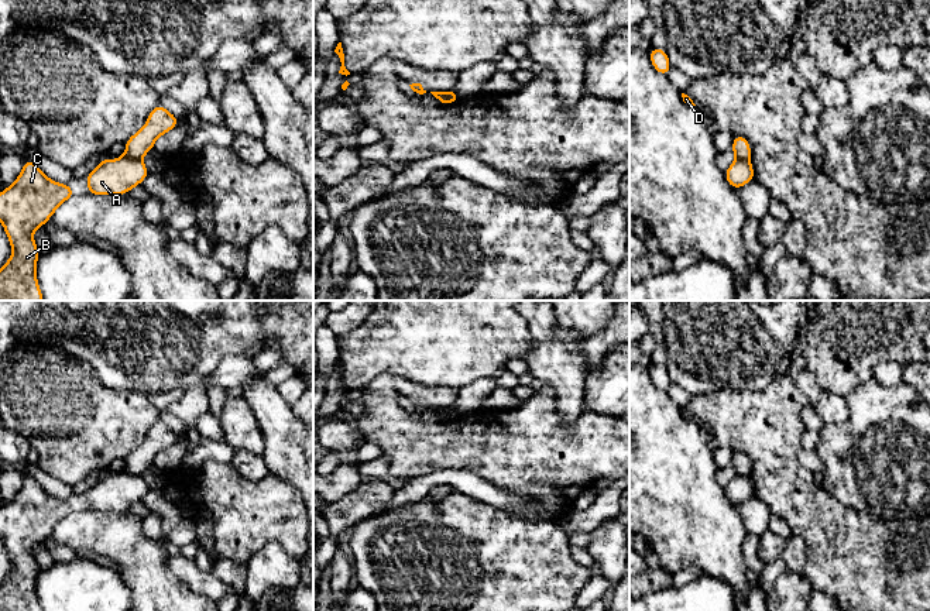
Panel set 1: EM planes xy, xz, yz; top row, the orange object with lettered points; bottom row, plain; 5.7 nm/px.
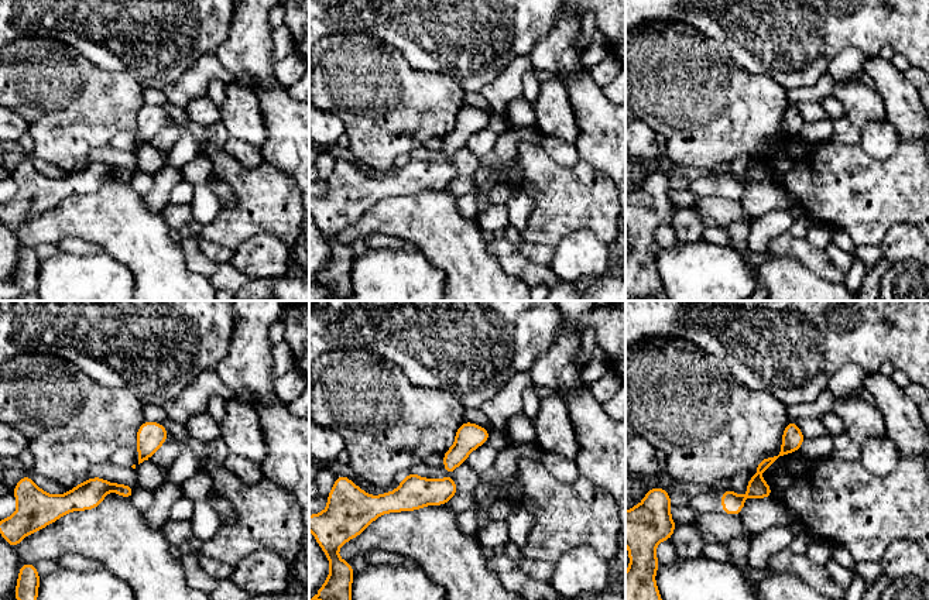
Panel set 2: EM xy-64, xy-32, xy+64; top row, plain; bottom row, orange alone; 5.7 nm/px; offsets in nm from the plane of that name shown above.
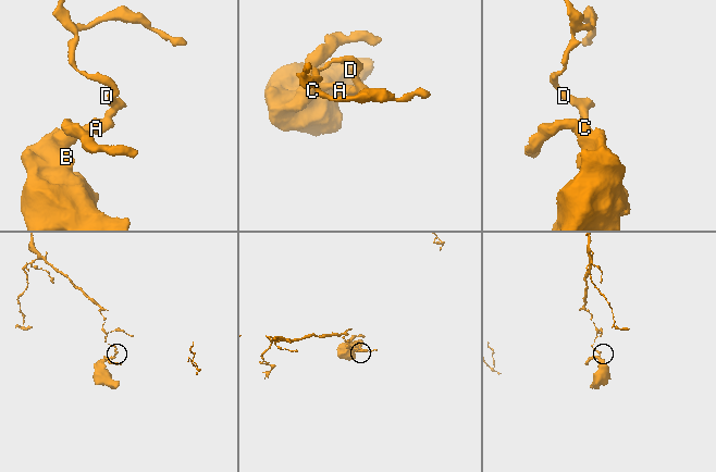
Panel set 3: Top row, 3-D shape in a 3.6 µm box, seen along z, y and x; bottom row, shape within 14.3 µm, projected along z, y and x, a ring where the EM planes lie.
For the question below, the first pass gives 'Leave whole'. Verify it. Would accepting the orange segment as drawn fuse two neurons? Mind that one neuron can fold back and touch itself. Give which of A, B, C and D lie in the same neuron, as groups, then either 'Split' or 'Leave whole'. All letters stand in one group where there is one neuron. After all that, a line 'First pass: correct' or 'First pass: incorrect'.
Groups: A B C / D. Split
First pass: incorrect

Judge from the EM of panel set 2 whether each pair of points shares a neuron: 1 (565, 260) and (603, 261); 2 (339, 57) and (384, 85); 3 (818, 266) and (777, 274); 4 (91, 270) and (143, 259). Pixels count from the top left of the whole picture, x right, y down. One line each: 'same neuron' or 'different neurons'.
1: same neuron
2: same neuron
3: different neurons
4: different neurons

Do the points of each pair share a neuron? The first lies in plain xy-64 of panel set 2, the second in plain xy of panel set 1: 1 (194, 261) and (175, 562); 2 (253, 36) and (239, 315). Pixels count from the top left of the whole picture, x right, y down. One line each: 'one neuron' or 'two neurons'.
1: one neuron
2: two neurons

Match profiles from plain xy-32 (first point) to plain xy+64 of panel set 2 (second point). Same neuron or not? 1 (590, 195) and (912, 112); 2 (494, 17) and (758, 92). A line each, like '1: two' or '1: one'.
1: two
2: two

